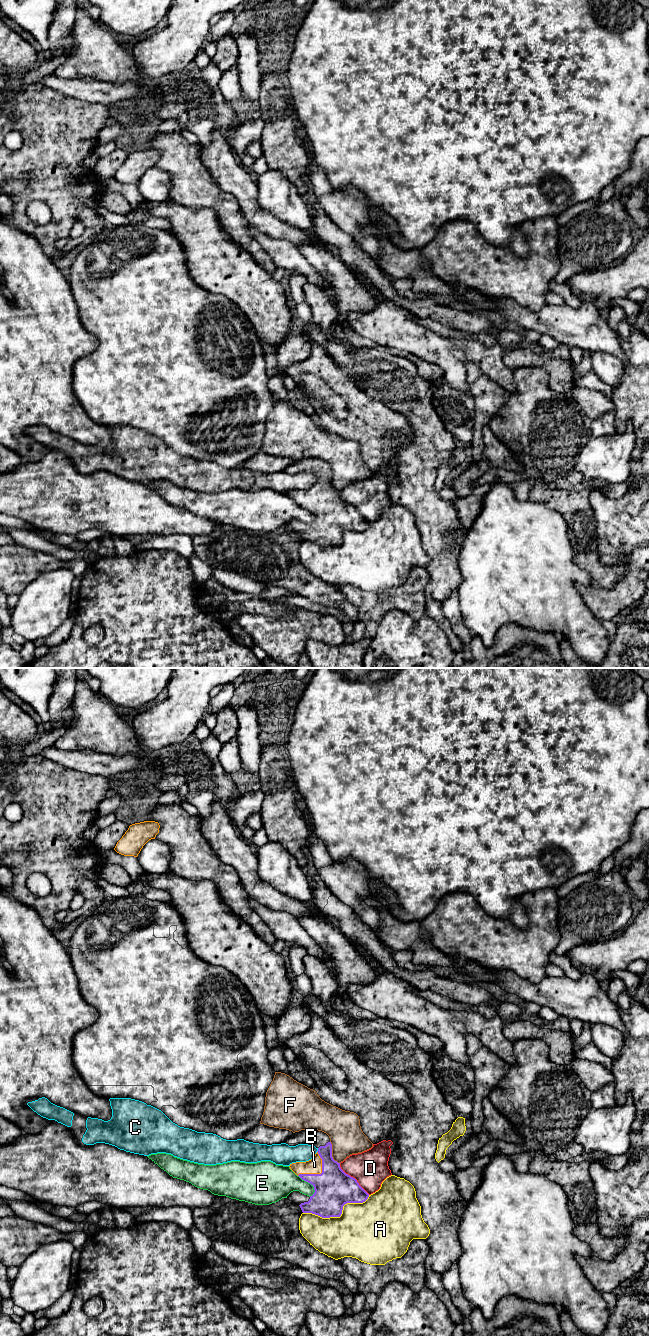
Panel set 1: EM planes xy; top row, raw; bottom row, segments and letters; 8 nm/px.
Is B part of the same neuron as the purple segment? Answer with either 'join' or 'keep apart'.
join

